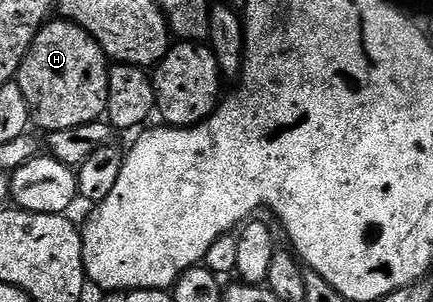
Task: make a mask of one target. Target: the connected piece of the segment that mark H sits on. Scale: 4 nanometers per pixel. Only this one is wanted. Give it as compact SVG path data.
M65 21L54 22L47 22L35 35L16 76L16 82L24 93L24 101L28 101L33 126L43 127L43 132L46 133L99 122L106 114L108 77L111 69L100 44L83 27Z

